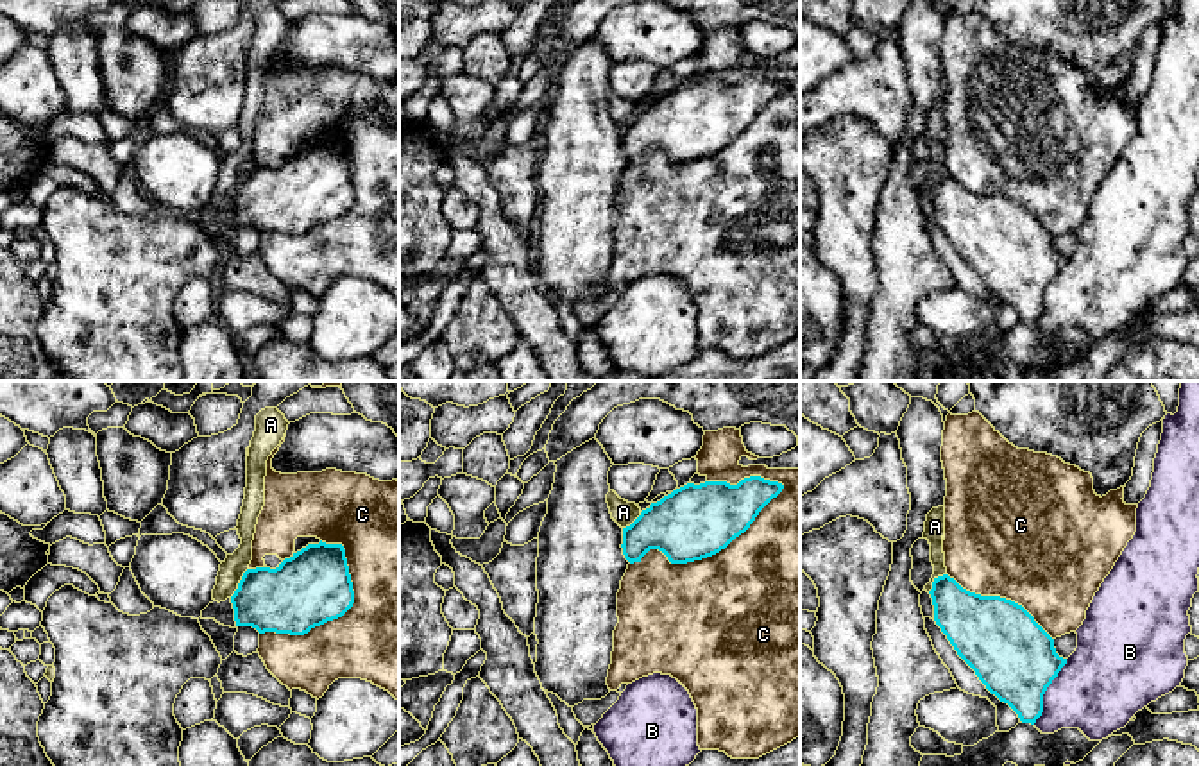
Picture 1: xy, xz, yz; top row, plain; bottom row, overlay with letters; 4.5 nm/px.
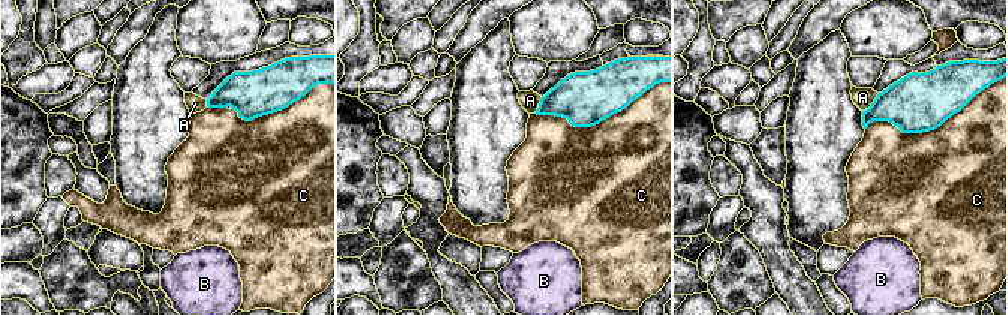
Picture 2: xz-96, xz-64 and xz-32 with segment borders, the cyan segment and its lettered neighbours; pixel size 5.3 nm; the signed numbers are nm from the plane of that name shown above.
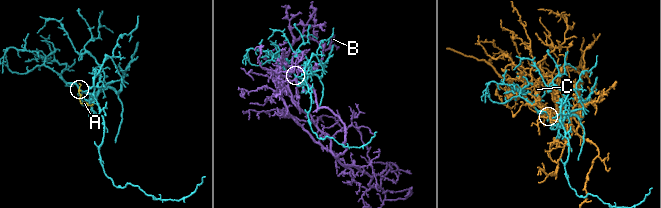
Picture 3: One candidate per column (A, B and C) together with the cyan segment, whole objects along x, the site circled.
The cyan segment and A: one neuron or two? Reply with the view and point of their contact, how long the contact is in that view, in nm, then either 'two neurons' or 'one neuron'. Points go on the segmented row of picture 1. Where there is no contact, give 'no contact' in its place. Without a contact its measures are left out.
xy (240, 582) | 160 nm | two neurons

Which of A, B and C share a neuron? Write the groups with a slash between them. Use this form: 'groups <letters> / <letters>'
groups A / B / C

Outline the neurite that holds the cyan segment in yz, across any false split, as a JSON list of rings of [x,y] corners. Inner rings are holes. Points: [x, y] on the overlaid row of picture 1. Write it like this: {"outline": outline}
{"outline": [[[948,574],[934,578],[929,594],[934,605],[934,621],[957,655],[991,694],[1018,714],[1022,723],[1034,725],[1043,712],[1047,687],[1067,664],[1067,659],[1056,653],[1054,639],[1022,605],[1000,596],[970,592]]]}

